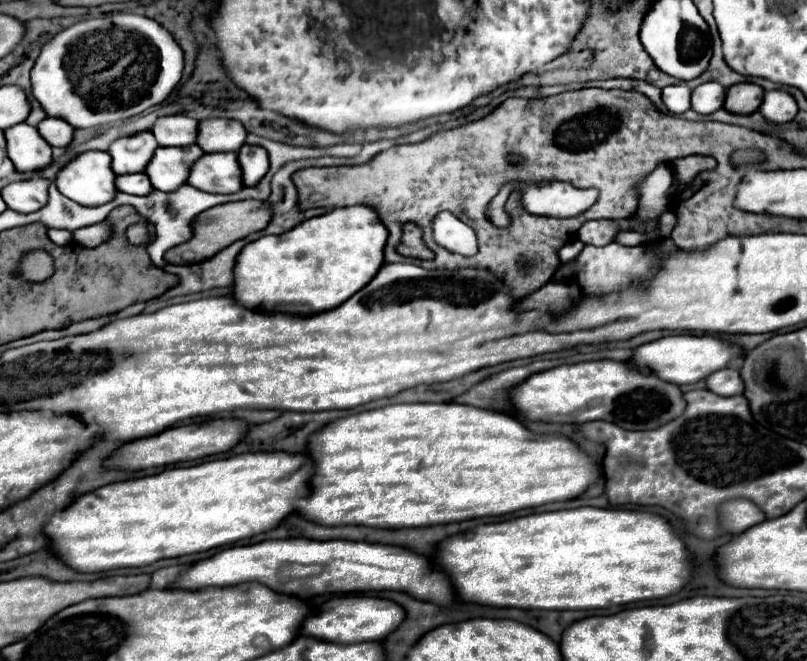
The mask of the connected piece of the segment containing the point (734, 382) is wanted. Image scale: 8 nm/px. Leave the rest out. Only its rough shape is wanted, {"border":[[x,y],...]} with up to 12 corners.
{"border":[[721,369],[705,379],[723,397],[743,395],[737,369]]}

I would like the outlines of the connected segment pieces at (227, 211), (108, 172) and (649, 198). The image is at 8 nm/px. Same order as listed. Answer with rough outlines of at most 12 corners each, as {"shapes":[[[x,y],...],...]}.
{"shapes":[[[263,201],[199,213],[193,237],[165,253],[173,265],[199,263],[271,219]],[[85,151],[57,175],[79,205],[115,193],[111,155]],[[665,163],[638,187],[636,214],[661,217],[671,171]]]}

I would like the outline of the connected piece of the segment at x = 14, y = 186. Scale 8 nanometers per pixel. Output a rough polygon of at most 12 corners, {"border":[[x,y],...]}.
{"border":[[47,179],[9,183],[1,197],[17,213],[47,203]]}

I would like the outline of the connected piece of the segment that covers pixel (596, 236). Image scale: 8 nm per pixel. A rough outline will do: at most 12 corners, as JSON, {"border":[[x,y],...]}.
{"border":[[609,219],[587,221],[577,231],[585,245],[607,245],[619,233]]}

